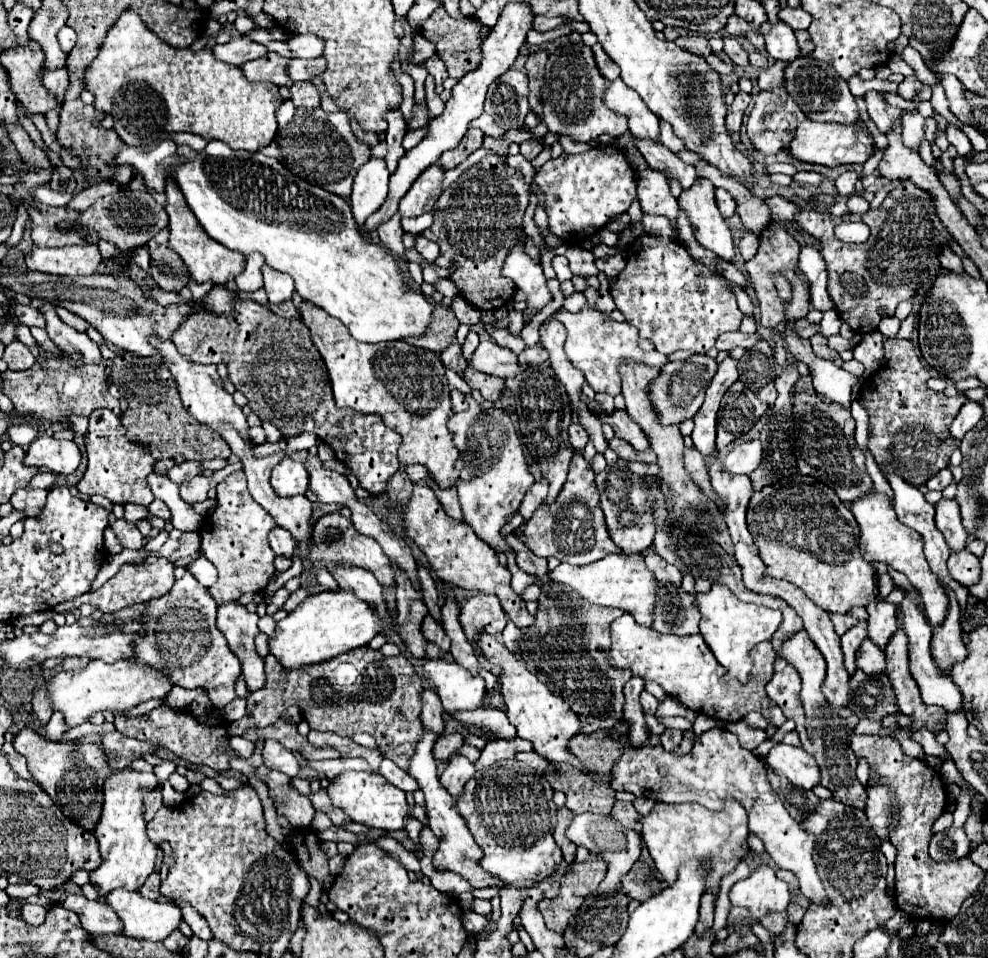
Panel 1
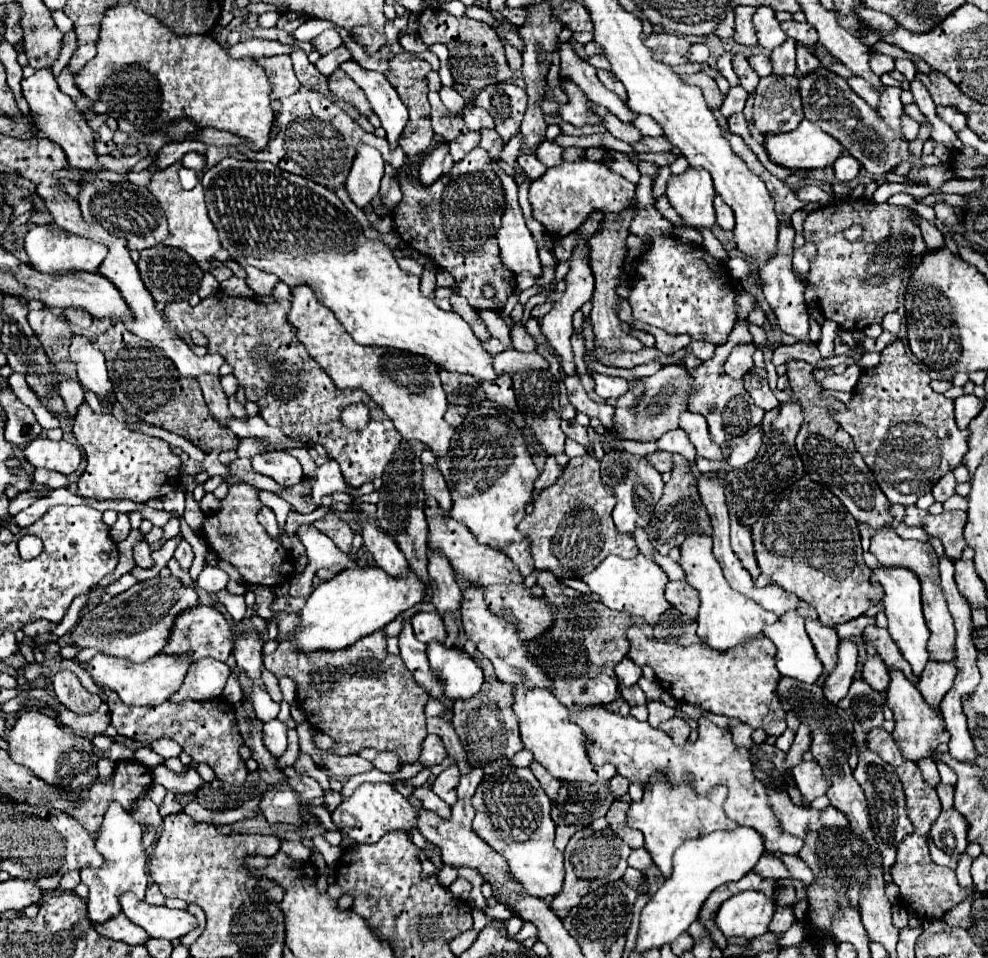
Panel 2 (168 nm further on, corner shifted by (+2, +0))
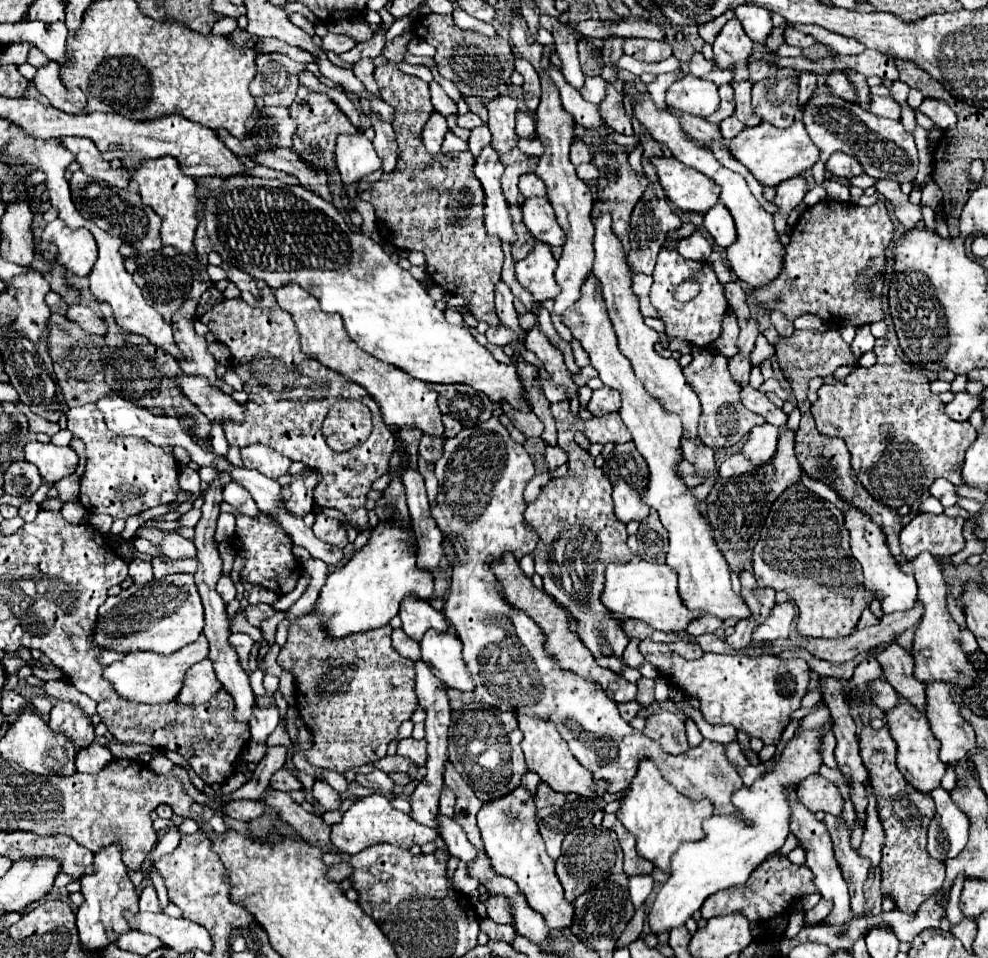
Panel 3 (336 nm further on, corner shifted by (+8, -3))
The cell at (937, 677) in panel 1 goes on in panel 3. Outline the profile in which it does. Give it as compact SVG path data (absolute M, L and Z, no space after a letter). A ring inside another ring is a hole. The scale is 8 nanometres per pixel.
M850 507L850 511L846 513L844 519L846 519L846 529L850 531L852 555L862 565L862 571L864 571L866 589L880 591L882 595L886 595L882 599L882 611L886 615L894 613L894 611L910 611L916 605L916 591L918 591L918 583L914 581L914 575L906 575L896 567L894 555L890 555L890 551L886 549L886 539L882 535L882 531L878 529L876 523L870 521L868 515Z

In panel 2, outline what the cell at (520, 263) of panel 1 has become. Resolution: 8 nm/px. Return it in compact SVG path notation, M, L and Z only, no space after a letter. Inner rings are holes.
M492 162L492 170L502 182L504 188L504 216L502 226L496 232L500 250L502 250L502 262L512 270L514 274L520 274L524 270L532 274L542 274L540 258L536 242L530 234L530 230L524 224L524 216L518 204L518 186L512 176L508 176L496 162Z

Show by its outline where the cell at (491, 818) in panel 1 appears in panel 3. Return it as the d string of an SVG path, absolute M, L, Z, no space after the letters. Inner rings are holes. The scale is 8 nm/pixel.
M520 785L506 797L486 801L478 811L478 829L494 871L514 879L518 889L522 889L528 905L538 911L552 929L570 927L574 907L564 899L564 889L556 877L554 861L544 849L544 841L536 823L536 805L532 793Z

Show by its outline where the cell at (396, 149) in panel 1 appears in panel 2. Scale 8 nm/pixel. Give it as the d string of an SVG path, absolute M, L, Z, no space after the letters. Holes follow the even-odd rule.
M350 60L340 64L340 70L344 70L366 94L372 110L378 114L382 128L386 130L386 140L392 148L398 146L398 138L408 122L406 106L400 102L396 90L390 86L390 82L380 72L364 70L358 66L358 62Z

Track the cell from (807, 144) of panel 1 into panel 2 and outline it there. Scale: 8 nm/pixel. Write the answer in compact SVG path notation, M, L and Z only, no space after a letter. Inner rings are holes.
M802 120L800 126L792 132L782 132L782 134L766 134L764 138L764 150L770 162L782 166L782 168L790 168L790 170L814 170L814 168L826 168L832 166L834 160L842 154L840 150L840 142L836 142L834 138L830 138L828 134L824 134L814 122L810 120Z

